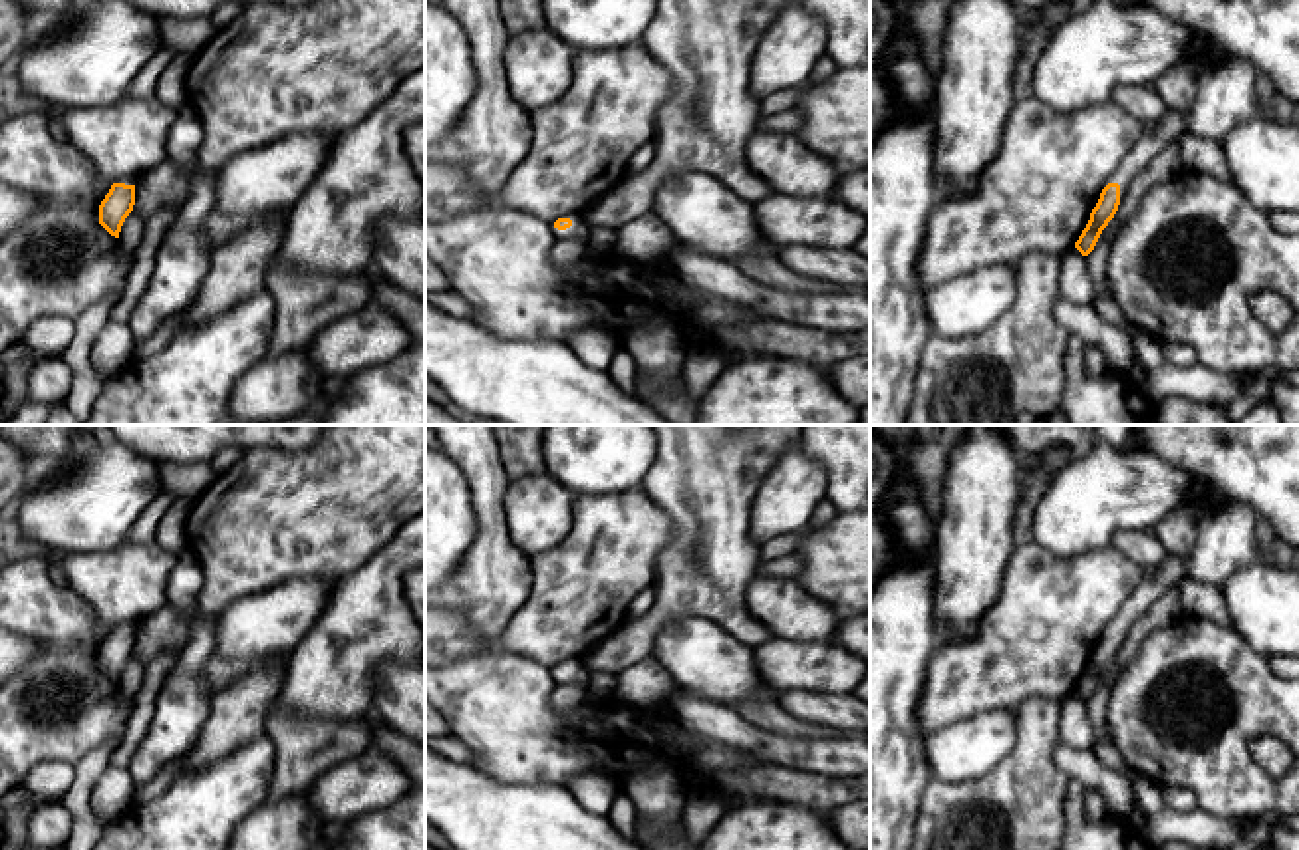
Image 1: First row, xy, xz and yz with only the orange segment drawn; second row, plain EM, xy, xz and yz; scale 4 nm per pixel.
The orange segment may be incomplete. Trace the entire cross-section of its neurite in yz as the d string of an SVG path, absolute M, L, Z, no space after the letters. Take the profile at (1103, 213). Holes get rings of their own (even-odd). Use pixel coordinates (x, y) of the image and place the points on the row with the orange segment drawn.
M1168 111L1164 119L1156 127L1150 127L1146 135L1126 153L1126 157L1106 181L1106 187L1102 189L1100 199L1090 212L1086 228L1075 242L1075 248L1082 256L1088 256L1094 250L1102 230L1114 218L1120 199L1124 197L1132 179L1144 169L1148 159L1186 131L1186 115Z

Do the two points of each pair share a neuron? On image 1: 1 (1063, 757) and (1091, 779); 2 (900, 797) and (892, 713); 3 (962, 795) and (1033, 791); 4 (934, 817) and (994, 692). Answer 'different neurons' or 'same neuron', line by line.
1: same neuron
2: same neuron
3: same neuron
4: different neurons

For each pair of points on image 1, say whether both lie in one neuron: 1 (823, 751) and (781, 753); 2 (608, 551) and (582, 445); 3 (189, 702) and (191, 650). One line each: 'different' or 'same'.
1: same
2: different
3: same

